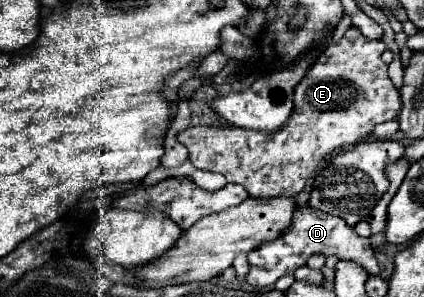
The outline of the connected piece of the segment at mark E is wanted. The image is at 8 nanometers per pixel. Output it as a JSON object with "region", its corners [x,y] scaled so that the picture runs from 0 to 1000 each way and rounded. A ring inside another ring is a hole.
{"region":[[[828,84],[809,131],[790,152],[776,152],[748,205],[733,219],[724,253],[696,293],[696,354],[691,380],[667,428],[649,448],[611,448],[559,428],[441,428],[417,455],[417,475],[446,502],[446,542],[474,576],[502,576],[535,596],[540,616],[564,616],[583,636],[592,663],[696,663],[715,643],[729,589],[767,542],[776,522],[823,502],[861,475],[880,428],[908,407],[927,407],[941,387],[941,306],[913,253],[913,212],[899,199],[908,172],[903,138],[866,131],[847,91]]]}

